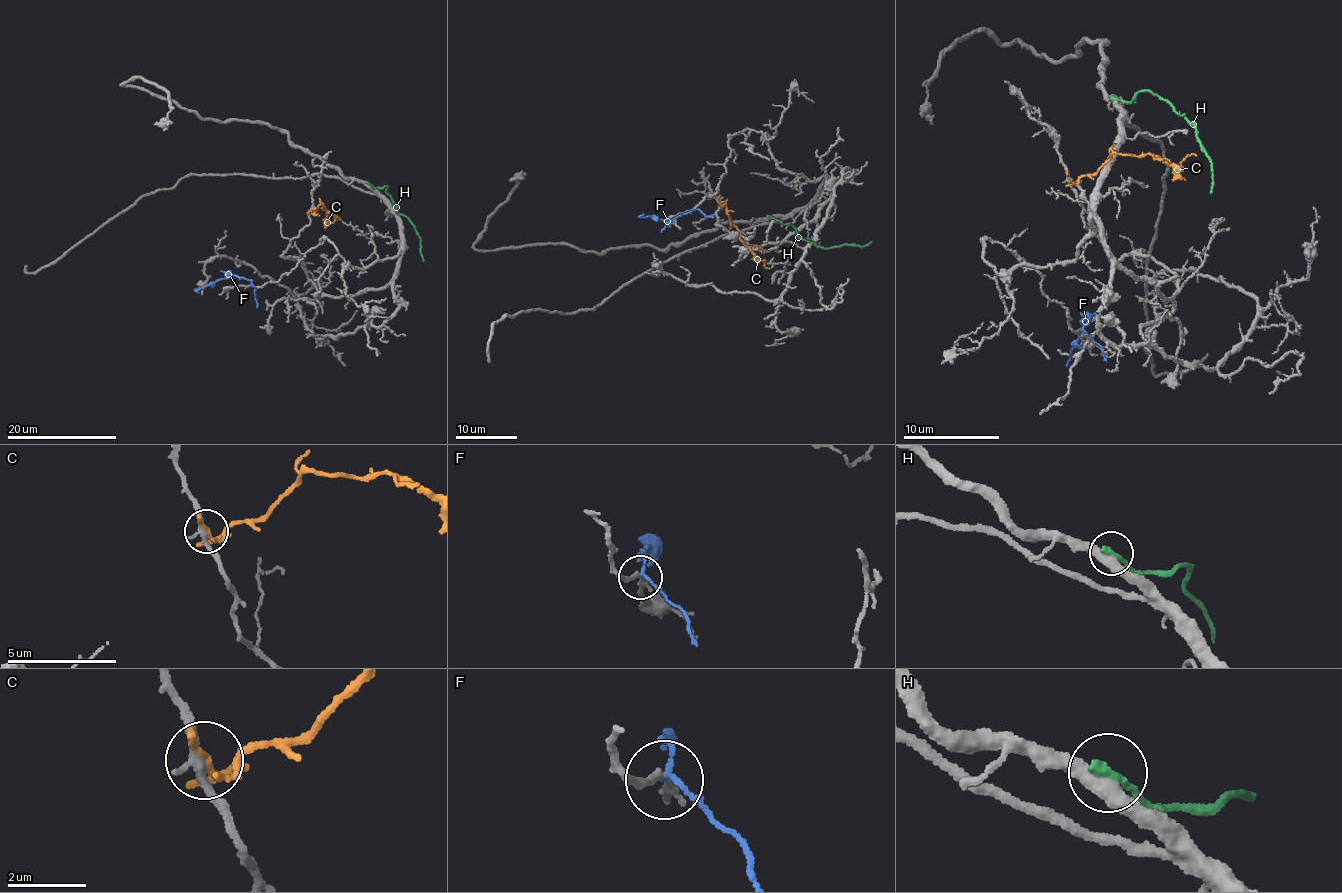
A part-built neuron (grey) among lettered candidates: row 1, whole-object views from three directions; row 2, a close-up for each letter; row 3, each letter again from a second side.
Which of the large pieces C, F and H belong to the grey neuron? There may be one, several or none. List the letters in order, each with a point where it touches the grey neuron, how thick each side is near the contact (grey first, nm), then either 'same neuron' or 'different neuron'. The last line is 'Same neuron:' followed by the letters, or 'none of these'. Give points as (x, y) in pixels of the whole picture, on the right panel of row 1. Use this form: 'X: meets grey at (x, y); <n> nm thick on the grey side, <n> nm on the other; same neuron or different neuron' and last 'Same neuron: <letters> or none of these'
C: meets grey at (1070, 179); 240 nm thick on the grey side, 240 nm on the other; different neuron
F: meets grey at (1081, 331); 200 nm thick on the grey side, 100 nm on the other; different neuron
H: meets grey at (1114, 98); 440 nm thick on the grey side, 240 nm on the other; different neuron
Same neuron: none of these

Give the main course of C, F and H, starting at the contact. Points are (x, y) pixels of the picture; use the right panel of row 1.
C: (1070, 178), (1080, 179), (1113, 153), (1149, 154), (1181, 169), (1181, 162), (1190, 155), (1197, 156)
F: (1081, 330), (1083, 320), (1065, 367)
H: (1114, 98), (1129, 102), (1148, 90), (1164, 99), (1191, 124), (1194, 122), (1196, 139), (1211, 160), (1211, 194)

